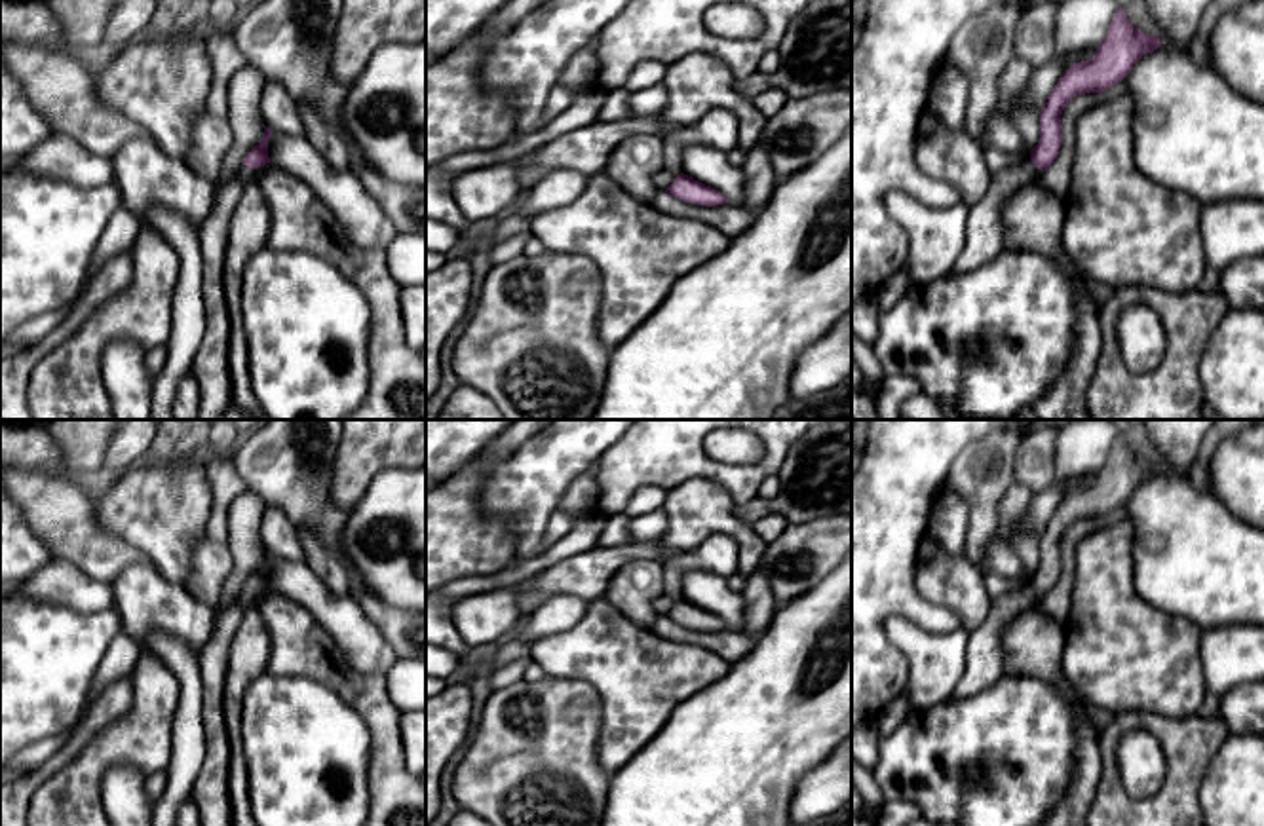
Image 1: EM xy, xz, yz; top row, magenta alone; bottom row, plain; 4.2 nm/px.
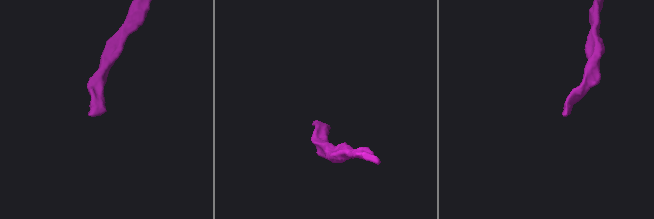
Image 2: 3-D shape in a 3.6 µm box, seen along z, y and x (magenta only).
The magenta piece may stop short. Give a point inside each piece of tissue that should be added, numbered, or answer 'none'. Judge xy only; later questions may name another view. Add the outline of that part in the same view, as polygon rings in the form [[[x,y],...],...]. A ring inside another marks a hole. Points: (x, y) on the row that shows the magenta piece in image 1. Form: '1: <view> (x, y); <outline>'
1: xy (211, 371); [[[239,165],[232,177],[224,175],[217,182],[213,209],[209,216],[203,220],[201,228],[198,230],[198,241],[201,247],[201,294],[205,300],[205,334],[190,366],[200,387],[198,420],[220,420],[232,406],[232,376],[228,366],[230,319],[228,319],[228,302],[224,298],[224,283],[222,283],[224,253],[226,253],[228,222],[232,211],[245,184],[255,178],[257,178],[257,169],[251,169],[247,165]]]

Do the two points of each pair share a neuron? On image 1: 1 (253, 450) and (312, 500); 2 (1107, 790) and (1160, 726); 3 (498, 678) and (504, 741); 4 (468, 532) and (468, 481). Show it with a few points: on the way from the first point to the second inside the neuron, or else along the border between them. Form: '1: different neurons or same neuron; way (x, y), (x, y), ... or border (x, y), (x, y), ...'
1: same neuron; way (268, 458), (297, 485)
2: same neuron; way (1109, 766), (1109, 739), (1126, 722), (1135, 722)
3: different neurons; border (523, 678), (493, 692)
4: same neuron; way (468, 519), (468, 494)

